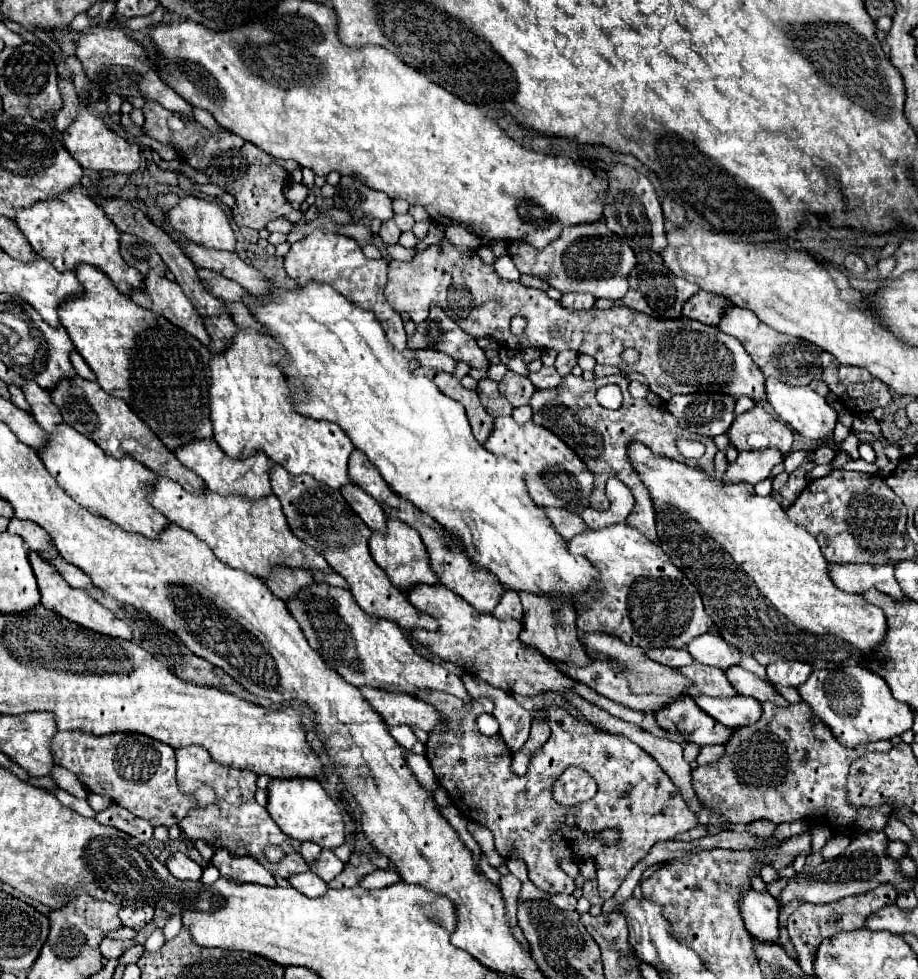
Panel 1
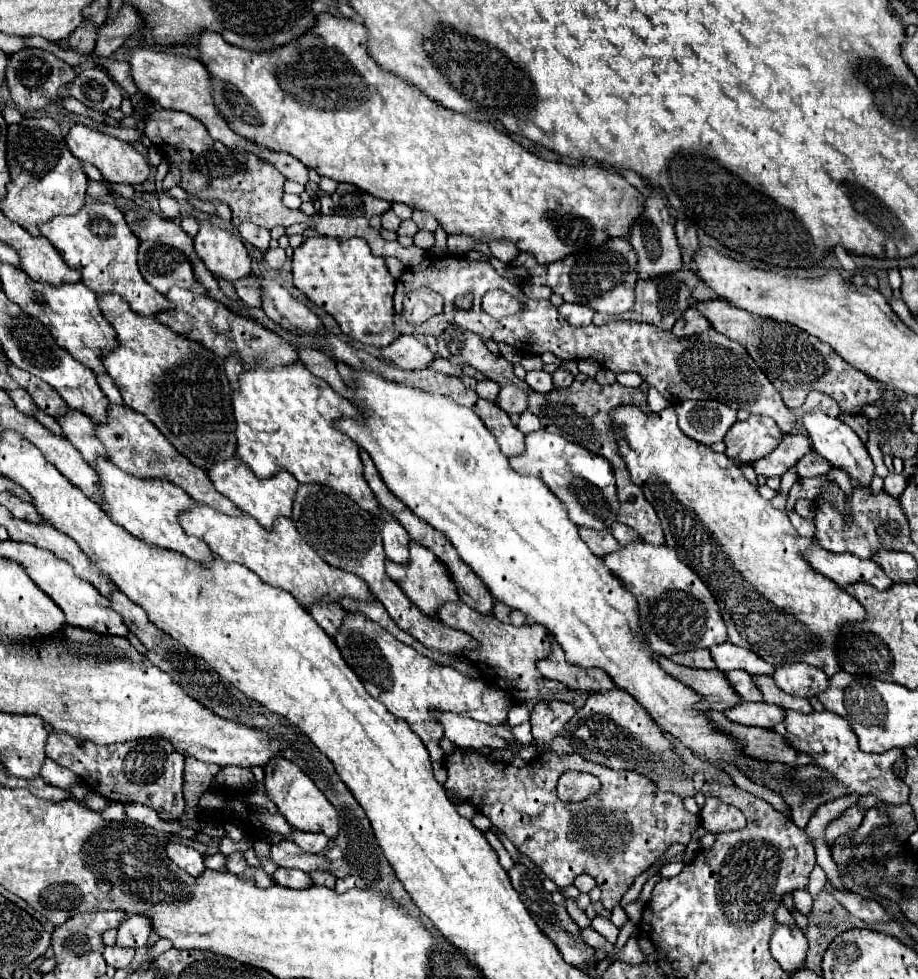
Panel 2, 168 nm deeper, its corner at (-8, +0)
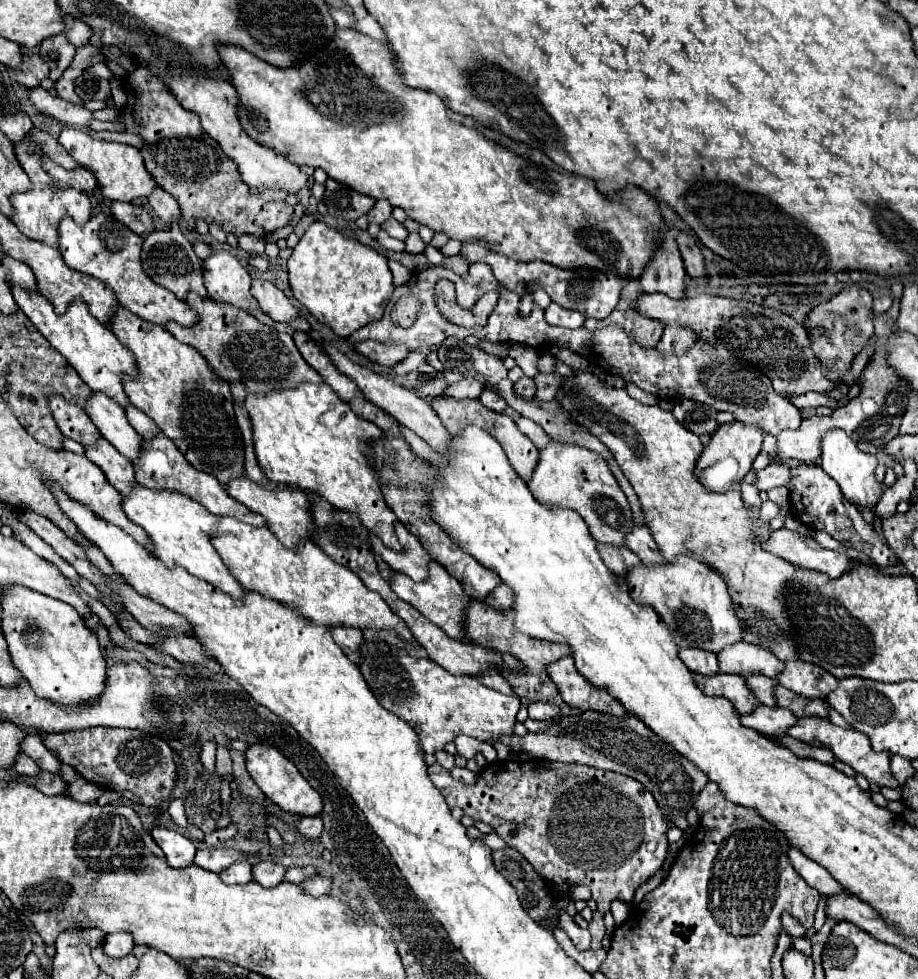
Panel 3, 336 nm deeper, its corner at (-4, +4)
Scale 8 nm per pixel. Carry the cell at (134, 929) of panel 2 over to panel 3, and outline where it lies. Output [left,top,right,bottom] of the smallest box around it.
[103,932,133,958]

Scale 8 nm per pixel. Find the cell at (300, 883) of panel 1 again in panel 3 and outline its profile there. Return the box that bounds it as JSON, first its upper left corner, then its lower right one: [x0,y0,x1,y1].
[253,860,287,886]

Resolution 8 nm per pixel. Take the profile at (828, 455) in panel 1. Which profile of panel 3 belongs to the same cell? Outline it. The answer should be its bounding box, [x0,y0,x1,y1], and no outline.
[757,464,791,492]

